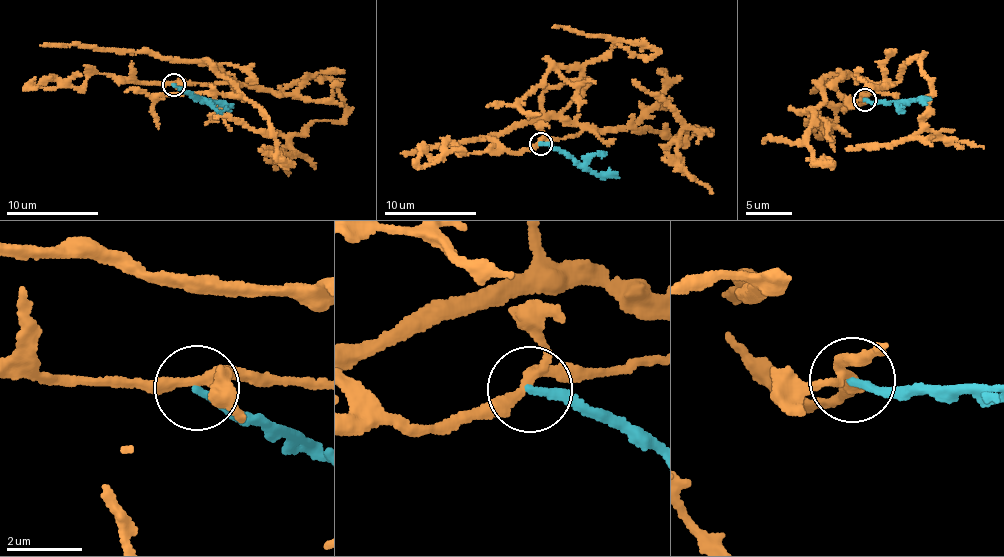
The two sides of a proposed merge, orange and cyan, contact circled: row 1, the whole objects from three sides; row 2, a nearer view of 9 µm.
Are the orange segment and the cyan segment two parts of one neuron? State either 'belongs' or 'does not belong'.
does not belong

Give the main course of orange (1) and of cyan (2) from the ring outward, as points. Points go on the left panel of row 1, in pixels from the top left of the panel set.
1: (173, 84), (281, 92), (307, 78), (336, 87), (344, 116), (291, 137), (289, 155), (263, 146)
2: (173, 84), (214, 103), (233, 107)

